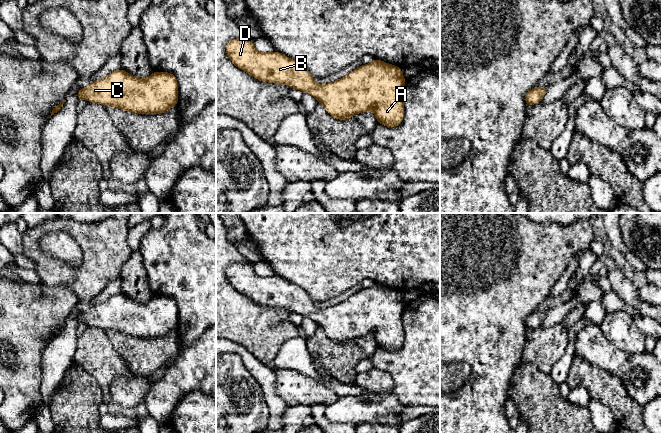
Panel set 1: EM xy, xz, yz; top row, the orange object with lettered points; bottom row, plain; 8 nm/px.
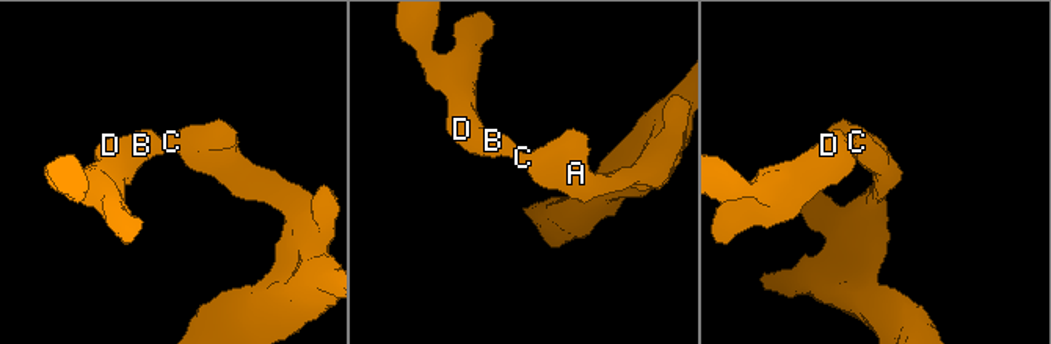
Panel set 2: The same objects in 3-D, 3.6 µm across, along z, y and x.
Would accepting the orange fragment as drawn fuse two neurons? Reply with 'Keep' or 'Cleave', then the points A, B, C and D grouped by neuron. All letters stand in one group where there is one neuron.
Keep. Groups: A B C D

